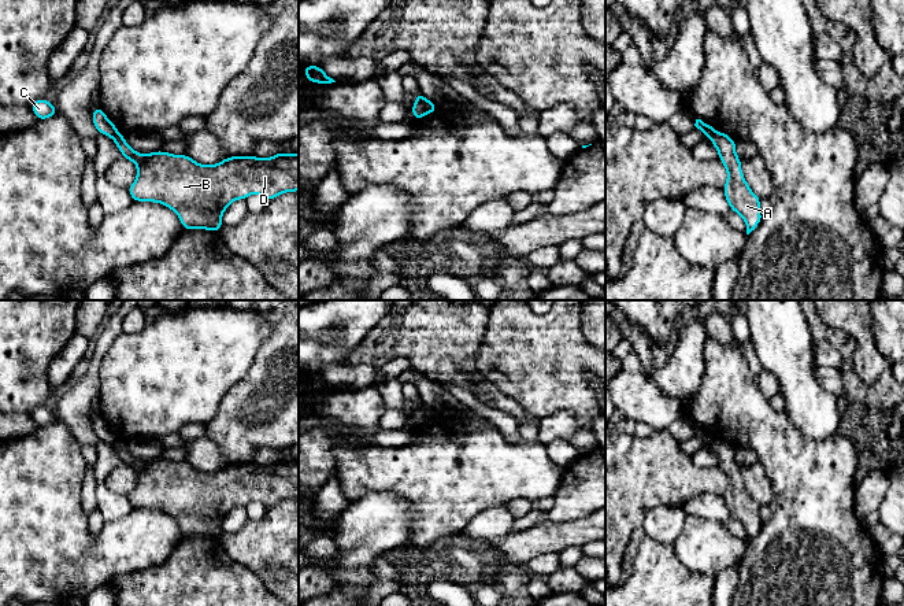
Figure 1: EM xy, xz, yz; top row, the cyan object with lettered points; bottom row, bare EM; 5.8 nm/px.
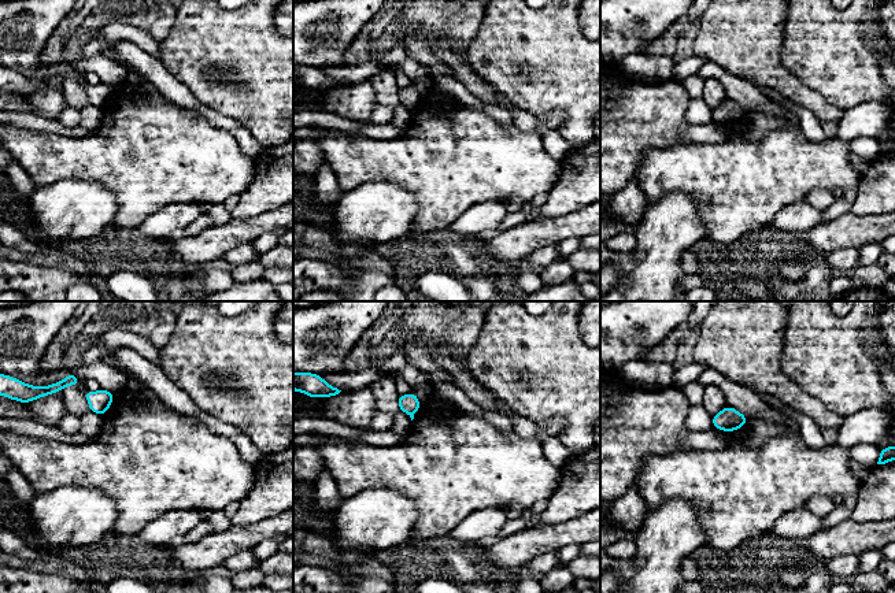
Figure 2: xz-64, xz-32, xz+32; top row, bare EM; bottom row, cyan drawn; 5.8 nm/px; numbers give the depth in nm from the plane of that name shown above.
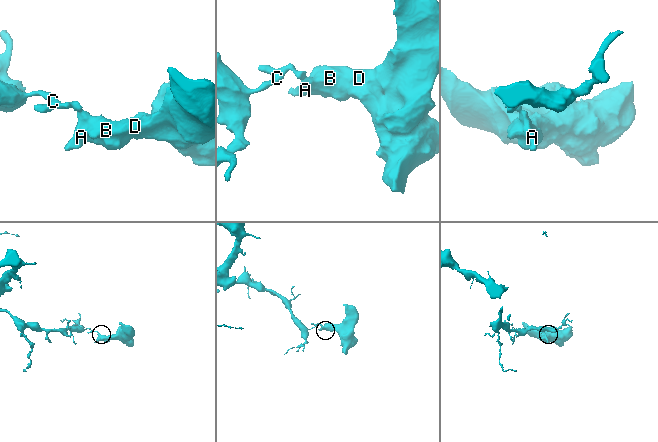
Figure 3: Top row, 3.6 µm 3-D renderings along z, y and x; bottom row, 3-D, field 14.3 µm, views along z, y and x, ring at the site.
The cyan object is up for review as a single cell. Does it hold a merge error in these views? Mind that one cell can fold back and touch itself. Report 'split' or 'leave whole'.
split

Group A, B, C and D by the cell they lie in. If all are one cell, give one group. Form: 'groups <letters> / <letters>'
groups A B D / C

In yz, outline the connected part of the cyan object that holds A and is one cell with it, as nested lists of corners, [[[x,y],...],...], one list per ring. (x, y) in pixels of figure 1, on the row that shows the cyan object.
[[[715,132],[711,136],[711,141],[727,171],[727,180],[723,186],[725,197],[731,211],[742,217],[746,225],[746,234],[749,234],[763,218],[759,208],[762,197],[751,191],[744,178],[741,159],[736,154],[736,140],[726,133]]]

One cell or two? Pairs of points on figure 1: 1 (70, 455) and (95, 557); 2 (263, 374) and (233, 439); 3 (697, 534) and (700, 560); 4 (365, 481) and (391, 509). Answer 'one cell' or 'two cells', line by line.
1: one cell
2: one cell
3: one cell
4: two cells

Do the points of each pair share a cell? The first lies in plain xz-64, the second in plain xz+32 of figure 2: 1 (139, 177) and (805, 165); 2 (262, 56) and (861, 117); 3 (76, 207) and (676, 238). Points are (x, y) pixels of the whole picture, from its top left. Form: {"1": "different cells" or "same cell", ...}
{"1": "same cell", "2": "different cells", "3": "same cell"}

